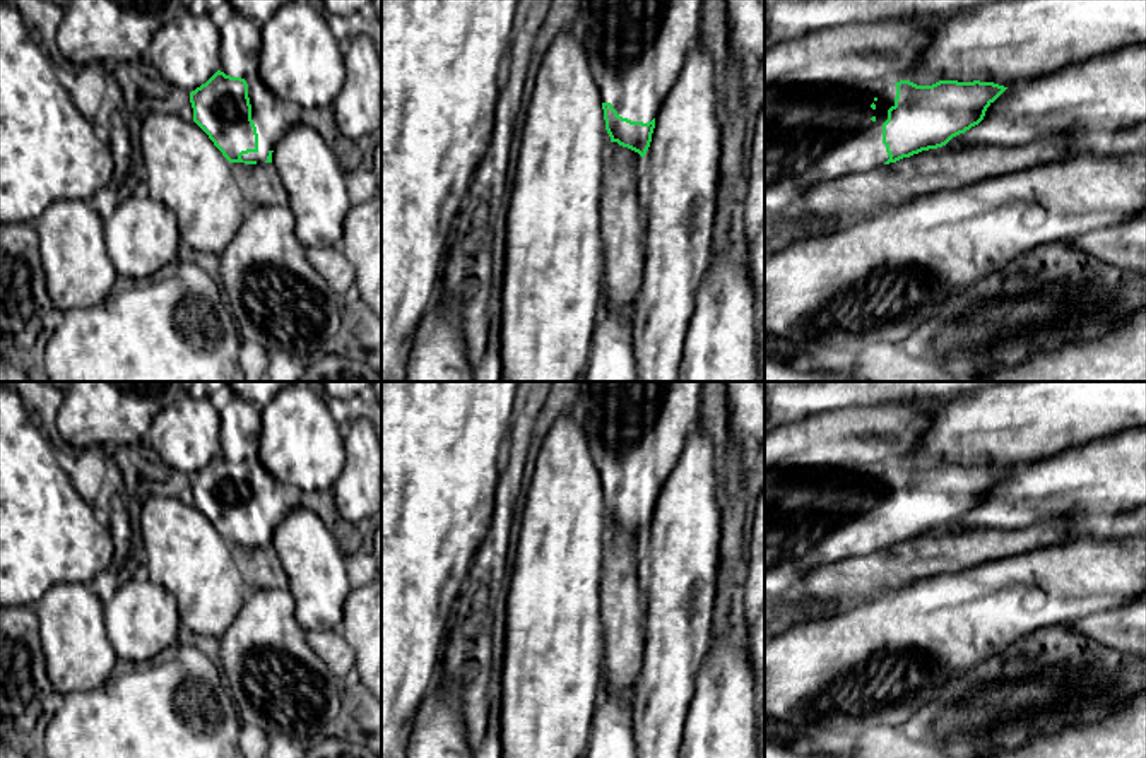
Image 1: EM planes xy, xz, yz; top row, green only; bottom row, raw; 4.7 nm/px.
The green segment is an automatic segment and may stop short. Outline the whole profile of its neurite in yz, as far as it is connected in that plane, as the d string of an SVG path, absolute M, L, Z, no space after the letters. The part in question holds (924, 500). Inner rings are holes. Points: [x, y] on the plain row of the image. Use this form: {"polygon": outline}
{"polygon": "M900 464L895 469L896 481L889 493L877 481L852 472L794 472L787 481L765 481L765 594L778 595L794 592L809 571L845 558L860 556L864 548L874 548L884 534L889 539L884 548L889 548L922 534L942 530L953 520L978 508L987 491L1007 472L994 465L980 464L939 464L932 469Z"}

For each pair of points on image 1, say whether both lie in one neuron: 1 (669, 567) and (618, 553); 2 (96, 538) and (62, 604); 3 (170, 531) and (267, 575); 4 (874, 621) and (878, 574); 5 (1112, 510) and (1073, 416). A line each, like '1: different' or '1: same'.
1: different
2: different
3: different
4: different
5: different

